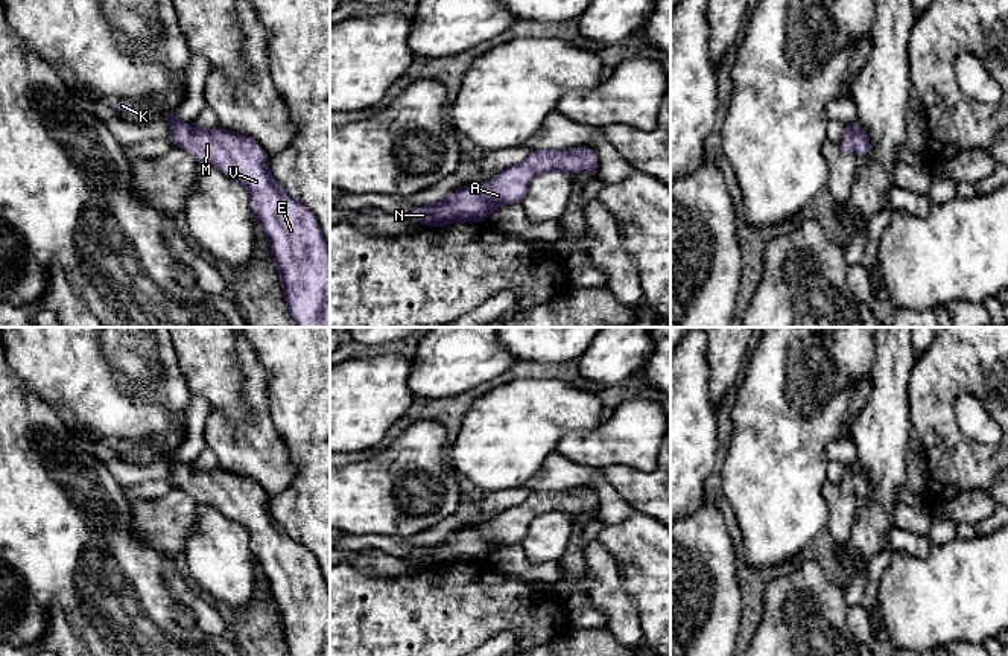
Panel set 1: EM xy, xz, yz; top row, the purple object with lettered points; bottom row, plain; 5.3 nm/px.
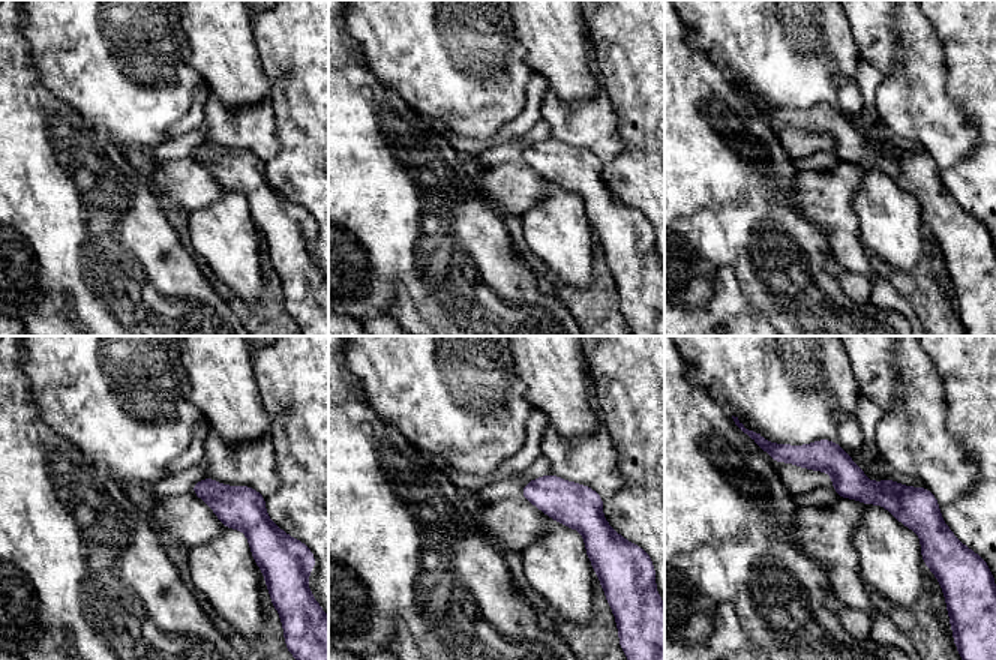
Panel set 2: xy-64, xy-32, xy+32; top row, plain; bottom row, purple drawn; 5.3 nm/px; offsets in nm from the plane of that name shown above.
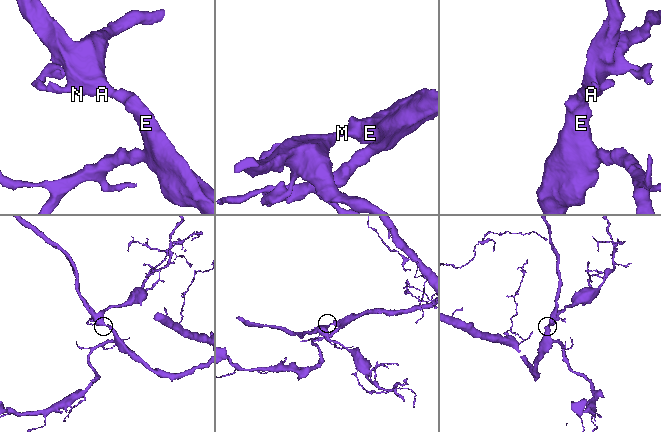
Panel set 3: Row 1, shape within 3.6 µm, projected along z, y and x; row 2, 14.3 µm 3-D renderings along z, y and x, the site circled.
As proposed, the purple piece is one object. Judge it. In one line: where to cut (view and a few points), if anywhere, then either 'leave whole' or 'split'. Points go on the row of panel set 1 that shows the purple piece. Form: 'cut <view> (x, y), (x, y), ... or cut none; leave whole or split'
cut none; leave whole

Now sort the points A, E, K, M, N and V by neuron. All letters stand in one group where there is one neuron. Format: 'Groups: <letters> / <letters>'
Groups: A E K M N V

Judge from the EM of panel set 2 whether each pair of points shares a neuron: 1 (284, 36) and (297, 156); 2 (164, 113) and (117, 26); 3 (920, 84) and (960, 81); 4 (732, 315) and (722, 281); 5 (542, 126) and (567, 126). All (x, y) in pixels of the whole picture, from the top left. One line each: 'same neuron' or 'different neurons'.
1: same neuron
2: same neuron
3: different neurons
4: same neuron
5: different neurons

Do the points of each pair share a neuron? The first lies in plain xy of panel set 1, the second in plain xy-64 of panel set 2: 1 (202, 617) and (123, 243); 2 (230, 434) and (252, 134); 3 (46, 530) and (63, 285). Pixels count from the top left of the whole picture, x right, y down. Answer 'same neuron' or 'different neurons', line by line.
1: different neurons
2: same neuron
3: same neuron

